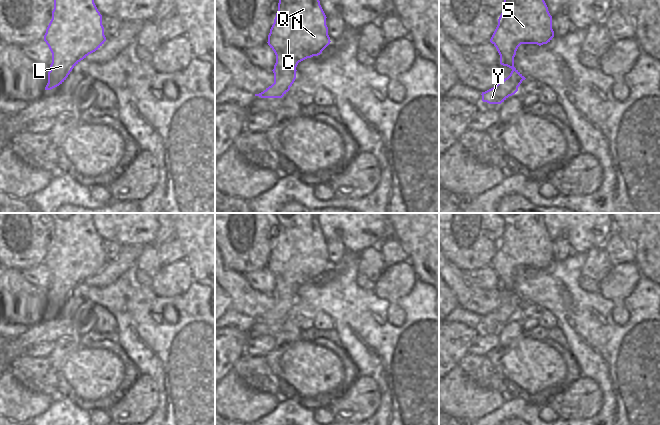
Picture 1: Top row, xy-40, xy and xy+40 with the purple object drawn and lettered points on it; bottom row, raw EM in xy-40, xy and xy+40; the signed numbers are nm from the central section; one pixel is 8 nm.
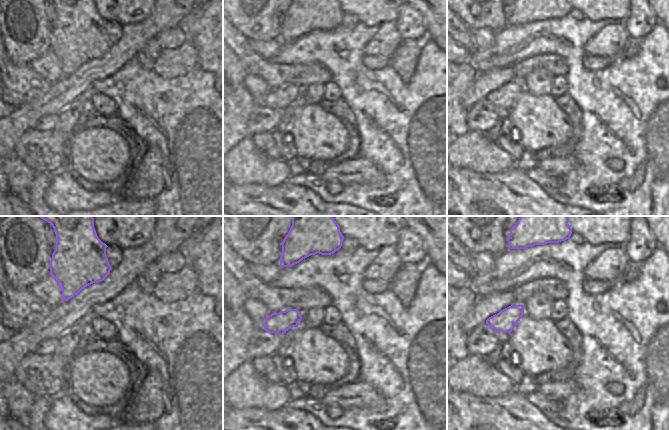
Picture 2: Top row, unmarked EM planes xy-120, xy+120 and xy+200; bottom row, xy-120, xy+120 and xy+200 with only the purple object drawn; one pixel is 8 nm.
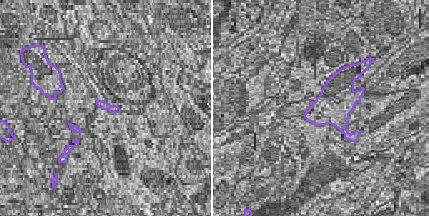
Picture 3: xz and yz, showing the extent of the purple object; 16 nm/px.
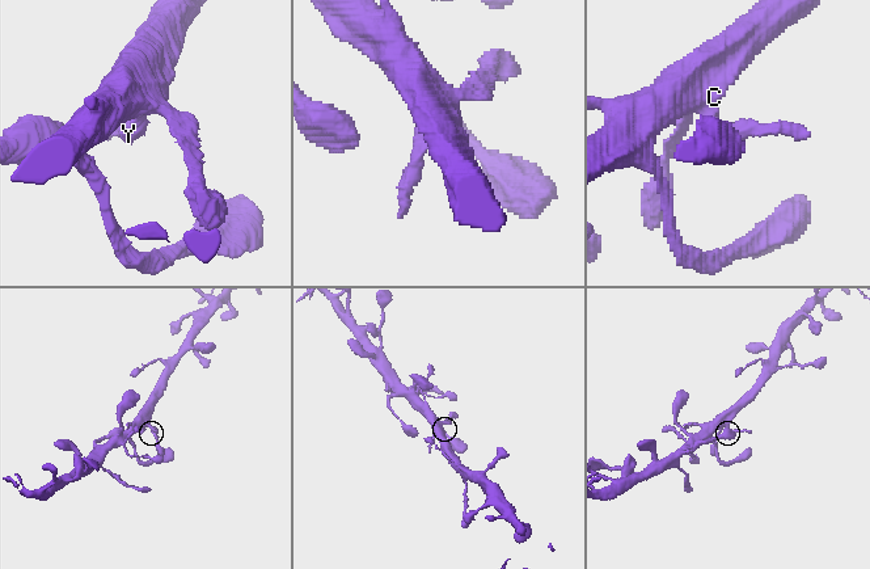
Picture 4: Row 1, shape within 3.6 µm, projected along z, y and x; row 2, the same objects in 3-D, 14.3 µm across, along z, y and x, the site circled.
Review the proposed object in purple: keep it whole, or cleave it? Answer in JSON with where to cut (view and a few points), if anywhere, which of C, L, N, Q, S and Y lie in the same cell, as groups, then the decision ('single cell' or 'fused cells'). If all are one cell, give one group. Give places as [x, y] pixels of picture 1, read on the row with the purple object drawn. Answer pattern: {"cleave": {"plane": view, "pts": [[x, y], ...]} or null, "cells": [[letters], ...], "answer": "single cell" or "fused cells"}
{"cleave": null, "cells": [["C", "L", "N", "Q", "S", "Y"]], "answer": "single cell"}

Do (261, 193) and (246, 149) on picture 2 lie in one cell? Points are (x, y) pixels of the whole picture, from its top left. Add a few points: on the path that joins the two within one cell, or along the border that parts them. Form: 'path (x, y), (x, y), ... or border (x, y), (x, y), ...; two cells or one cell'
border (281, 183), (276, 186), (254, 183), (234, 185); two cells

